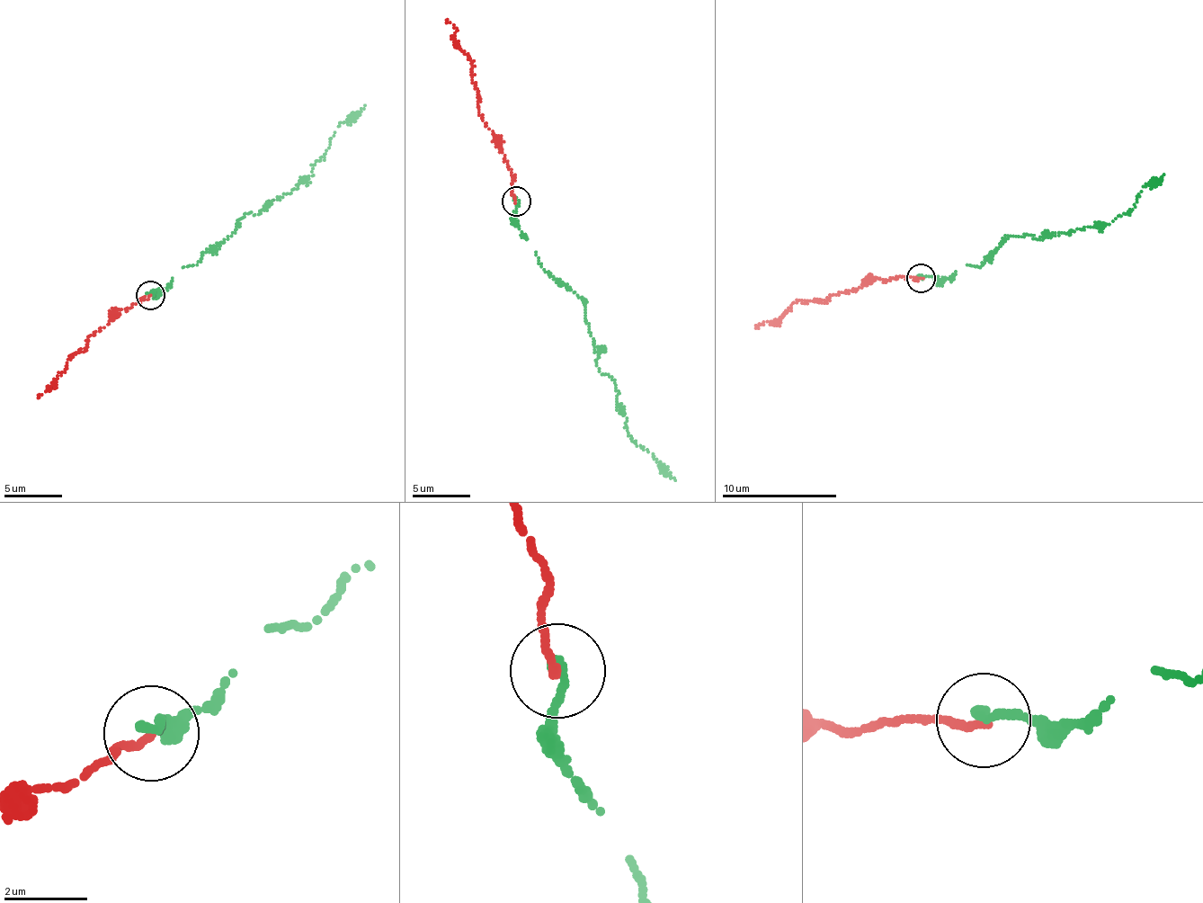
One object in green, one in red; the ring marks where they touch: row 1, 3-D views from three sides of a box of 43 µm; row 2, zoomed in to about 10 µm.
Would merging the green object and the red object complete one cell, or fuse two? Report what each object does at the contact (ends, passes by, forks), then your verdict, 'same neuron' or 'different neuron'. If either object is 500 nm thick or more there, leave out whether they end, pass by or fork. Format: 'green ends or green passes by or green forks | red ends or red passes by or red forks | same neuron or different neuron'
green ends | red ends | same neuron

